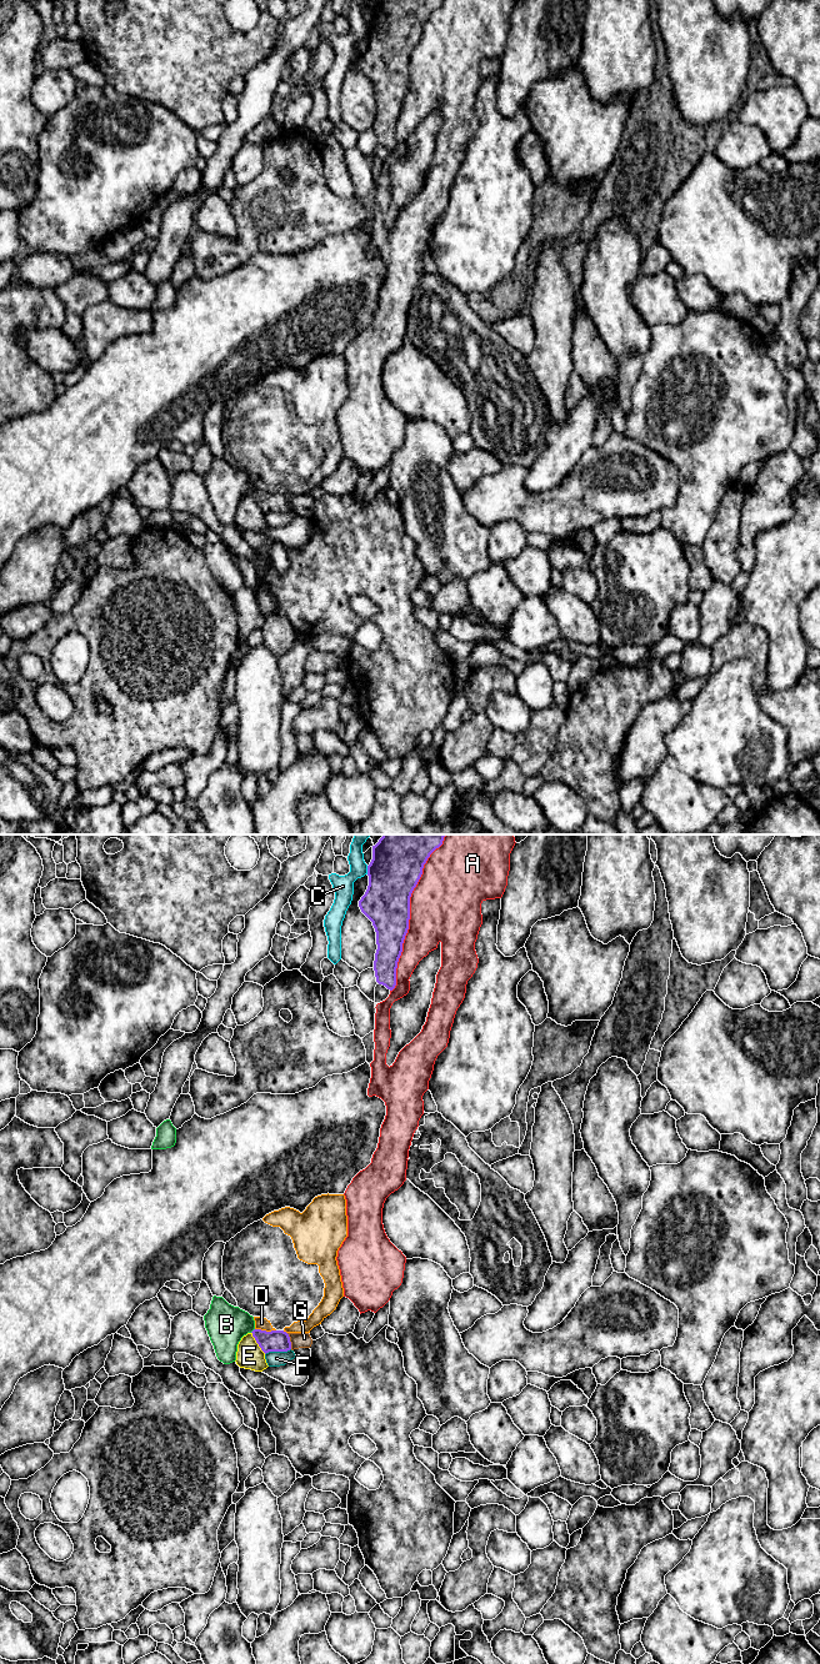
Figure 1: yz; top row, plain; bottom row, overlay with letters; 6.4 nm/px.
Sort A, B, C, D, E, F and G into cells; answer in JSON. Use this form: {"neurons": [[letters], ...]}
{"neurons": [["A"], ["B"], ["C"], ["D"], ["E"], ["F"], ["G"]]}

